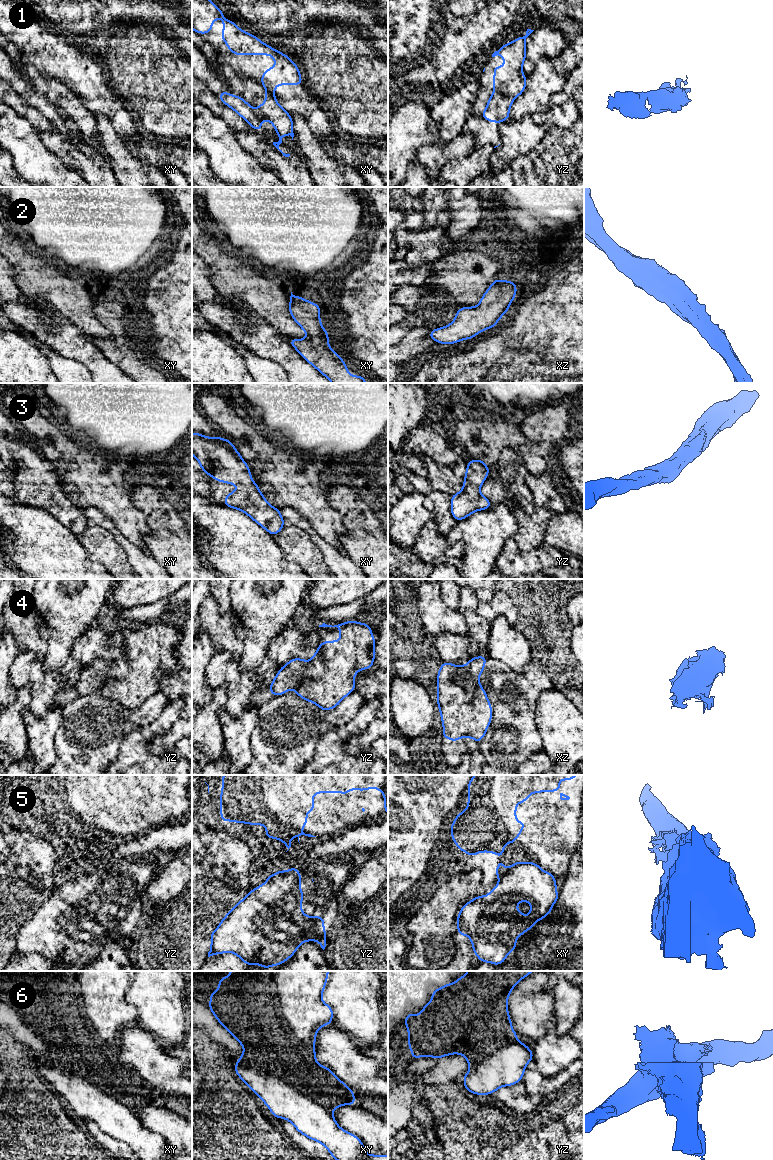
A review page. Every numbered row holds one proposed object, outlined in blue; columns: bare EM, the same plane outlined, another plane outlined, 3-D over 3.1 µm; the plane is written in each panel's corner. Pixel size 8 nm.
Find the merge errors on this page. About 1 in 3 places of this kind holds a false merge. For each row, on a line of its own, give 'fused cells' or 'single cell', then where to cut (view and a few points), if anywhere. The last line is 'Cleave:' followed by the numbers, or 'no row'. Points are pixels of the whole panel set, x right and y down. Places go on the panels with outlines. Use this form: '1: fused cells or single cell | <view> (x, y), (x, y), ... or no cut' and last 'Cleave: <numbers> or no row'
1: fused cells | yz (496, 90), (513, 98)
2: single cell | no cut
3: single cell | no cut
4: fused cells | yz (305, 661), (296, 670), (288, 673), (285, 689)
5: fused cells | xy (505, 871), (504, 877), (500, 880)
6: fused cells | xy (240, 1042), (251, 1047), (257, 1064), (331, 1112)
Cleave: 1, 4, 5, 6

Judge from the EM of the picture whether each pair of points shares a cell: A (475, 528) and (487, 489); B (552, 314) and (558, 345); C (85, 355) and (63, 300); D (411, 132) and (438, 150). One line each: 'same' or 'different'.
A: different
B: different
C: different
D: different

